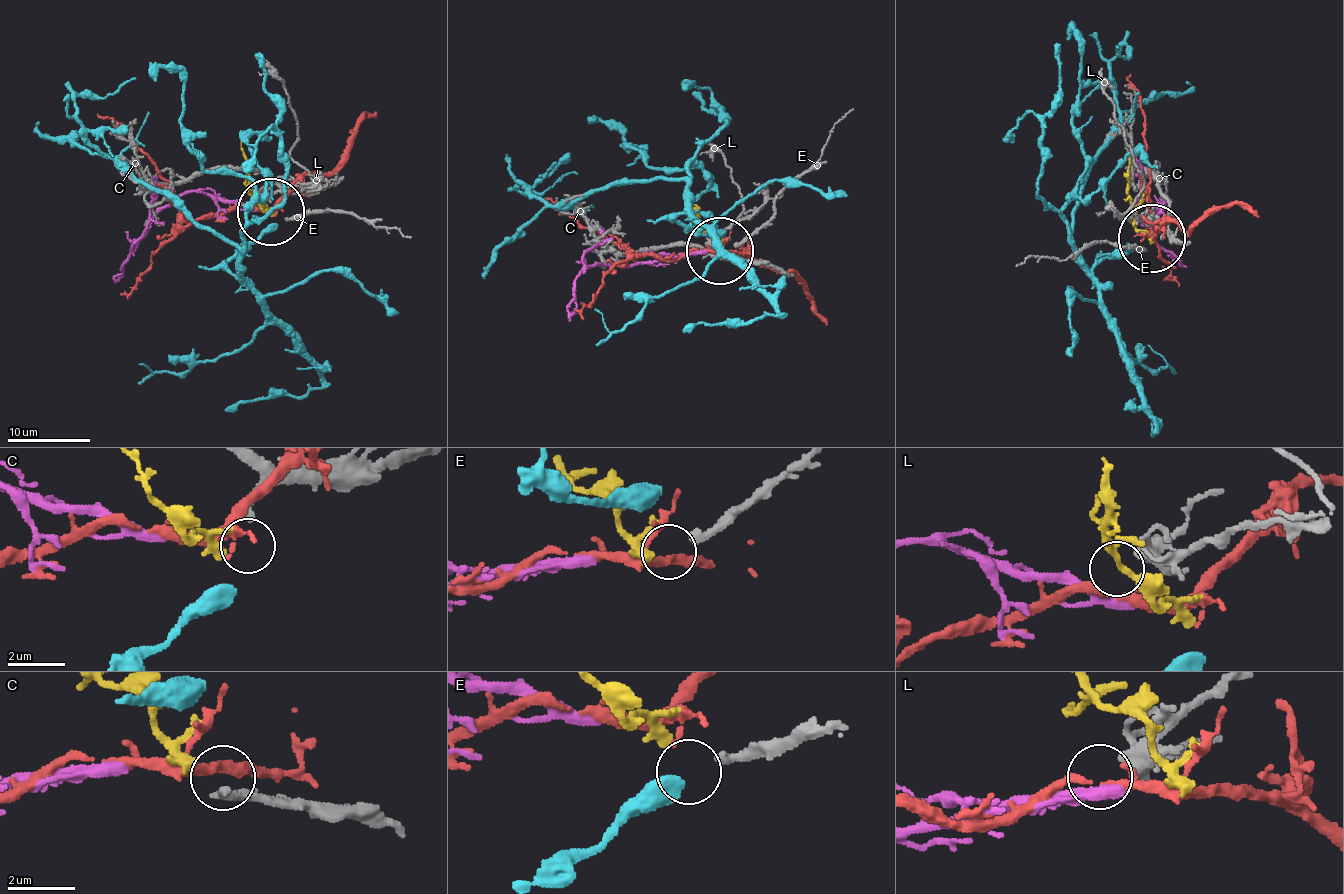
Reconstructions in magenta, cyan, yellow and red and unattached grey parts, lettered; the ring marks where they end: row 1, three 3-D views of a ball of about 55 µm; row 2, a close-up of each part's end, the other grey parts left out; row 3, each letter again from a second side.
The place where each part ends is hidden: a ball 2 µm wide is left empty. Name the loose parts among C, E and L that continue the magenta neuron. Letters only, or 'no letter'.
no letter

